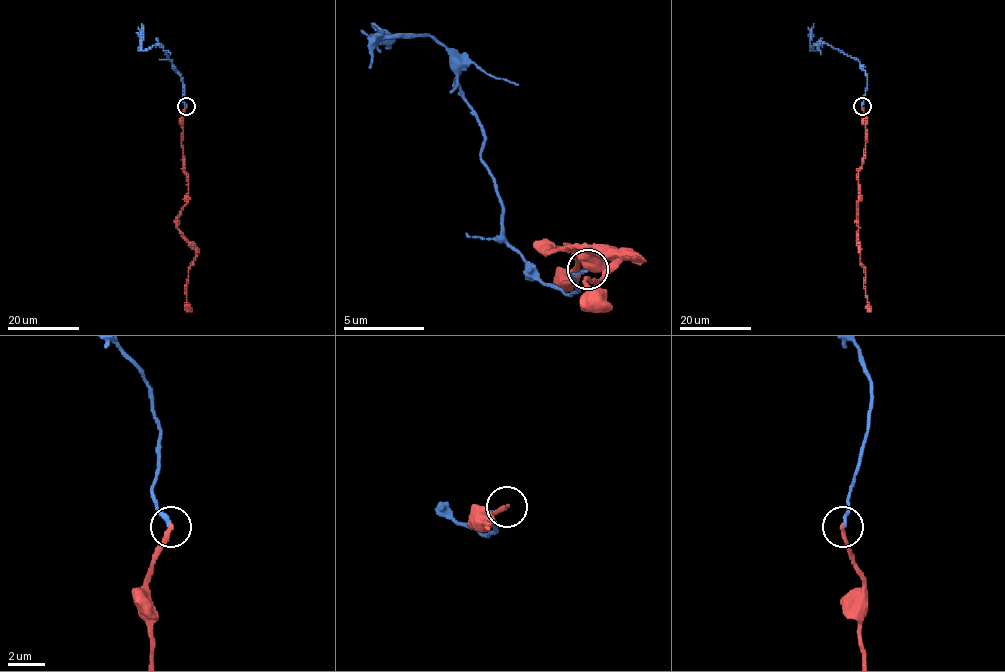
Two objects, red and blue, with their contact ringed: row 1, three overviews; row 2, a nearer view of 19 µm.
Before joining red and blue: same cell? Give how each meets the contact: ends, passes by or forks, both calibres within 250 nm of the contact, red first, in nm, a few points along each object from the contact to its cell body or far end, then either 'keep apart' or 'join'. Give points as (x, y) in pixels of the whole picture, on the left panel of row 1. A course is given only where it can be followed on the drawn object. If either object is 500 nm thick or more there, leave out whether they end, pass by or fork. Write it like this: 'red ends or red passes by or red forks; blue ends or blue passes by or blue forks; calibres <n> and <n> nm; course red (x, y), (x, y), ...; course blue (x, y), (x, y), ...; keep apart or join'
red ends; blue ends; calibres 240 and 190 nm; course red (186, 105), (181, 116), (181, 147), (188, 203), (178, 217), (177, 229), (197, 253), (186, 286), (190, 312); course blue (186, 105), (182, 98), (182, 78), (163, 46), (159, 43), (143, 50), (141, 23); keep apart

